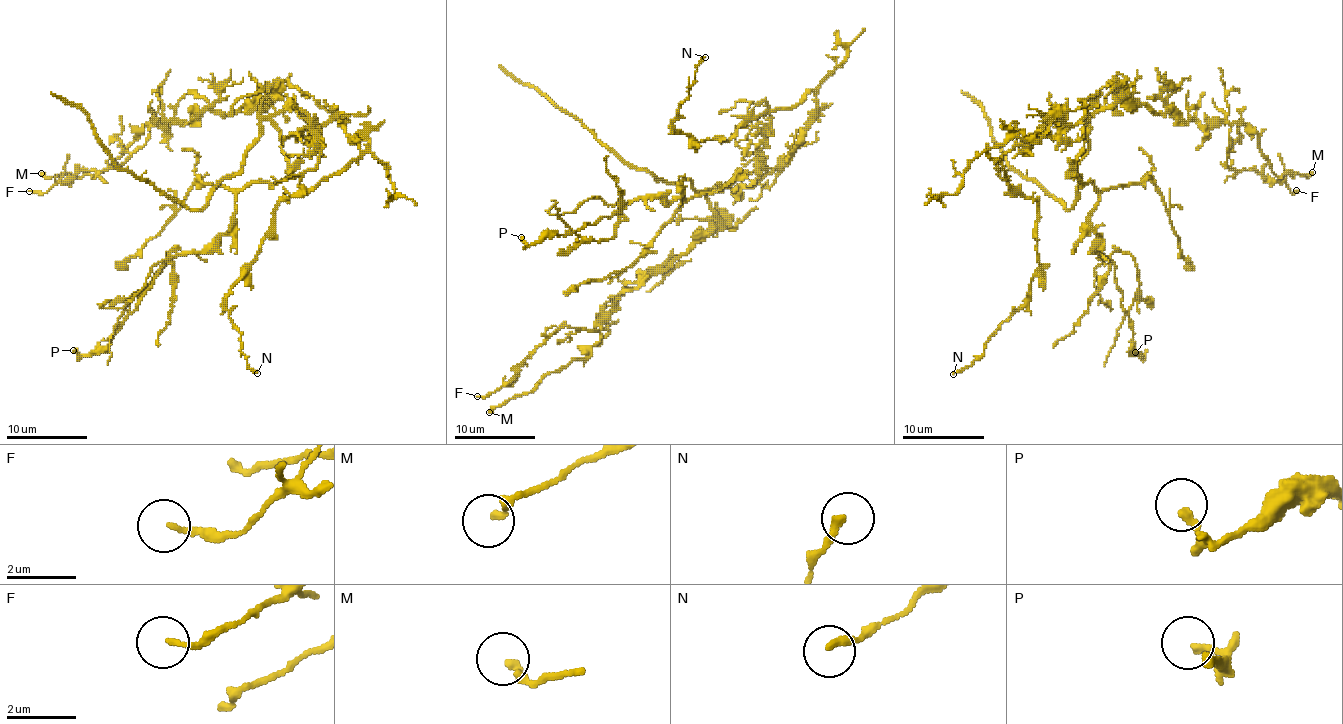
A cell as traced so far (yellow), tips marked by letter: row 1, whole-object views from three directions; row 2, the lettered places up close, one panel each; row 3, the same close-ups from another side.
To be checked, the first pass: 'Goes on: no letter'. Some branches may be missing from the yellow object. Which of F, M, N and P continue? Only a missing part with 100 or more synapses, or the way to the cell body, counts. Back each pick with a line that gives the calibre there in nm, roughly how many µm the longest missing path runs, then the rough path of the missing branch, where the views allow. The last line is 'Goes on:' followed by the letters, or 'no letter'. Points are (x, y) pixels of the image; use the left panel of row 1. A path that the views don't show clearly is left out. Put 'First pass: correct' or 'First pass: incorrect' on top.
First pass: correct
Goes on: no letter

